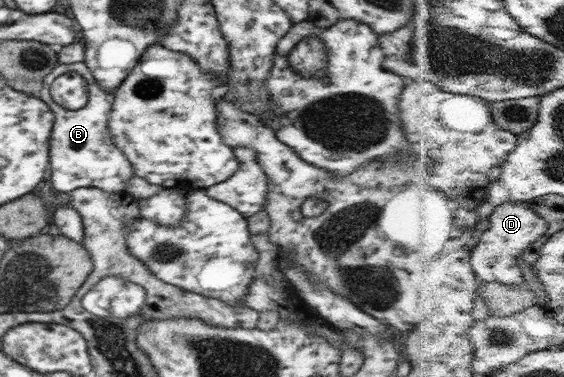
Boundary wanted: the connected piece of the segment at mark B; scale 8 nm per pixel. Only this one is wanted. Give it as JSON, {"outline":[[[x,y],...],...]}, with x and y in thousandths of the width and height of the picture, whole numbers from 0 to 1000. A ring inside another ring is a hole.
{"outline":[[[138,164],[103,170],[89,194],[83,194],[83,199],[76,204],[74,228],[66,247],[66,260],[76,271],[76,276],[83,279],[87,294],[94,300],[94,332],[90,334],[89,361],[85,363],[85,446],[90,451],[90,464],[87,464],[90,496],[94,496],[98,507],[117,515],[126,504],[145,496],[168,496],[190,512],[225,515],[220,501],[223,499],[225,480],[238,467],[236,446],[232,446],[232,435],[215,406],[215,398],[204,390],[204,382],[197,374],[195,358],[191,355],[190,318],[200,279],[199,244],[181,236],[181,228],[165,212],[161,191],[154,186],[154,178],[145,164]],[[121,191],[137,194],[154,218],[156,257],[151,281],[133,294],[112,289],[112,284],[98,276],[98,271],[90,265],[87,247],[89,220],[105,204],[105,199]]]}

